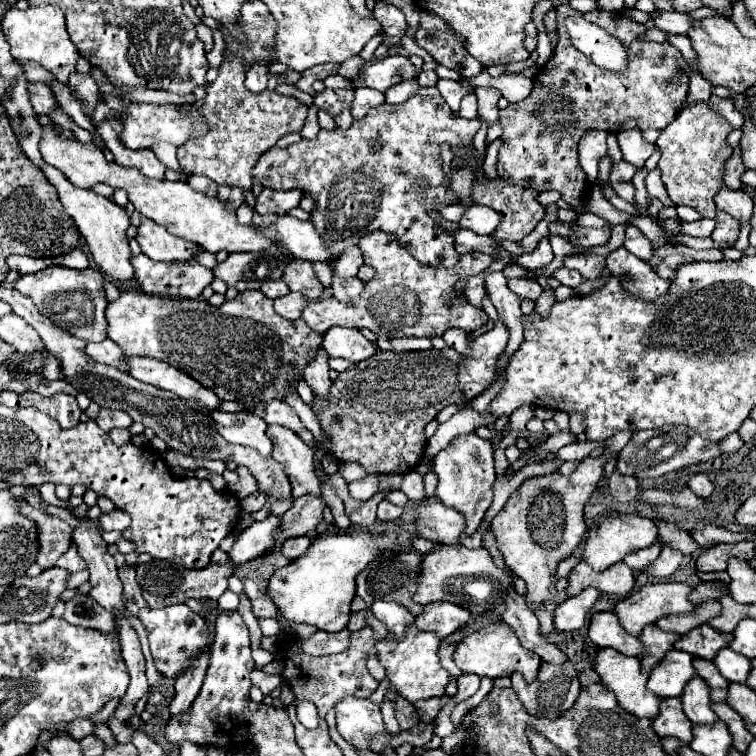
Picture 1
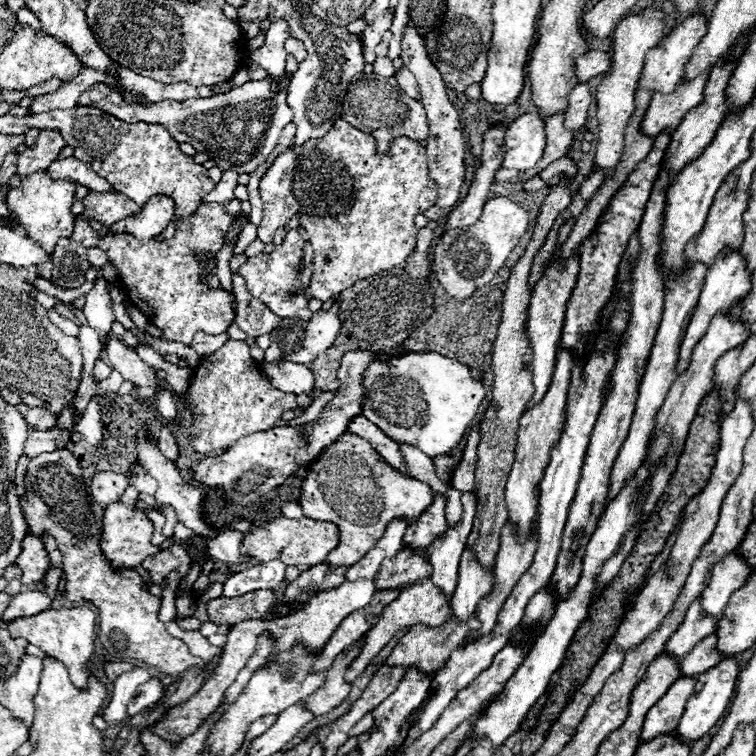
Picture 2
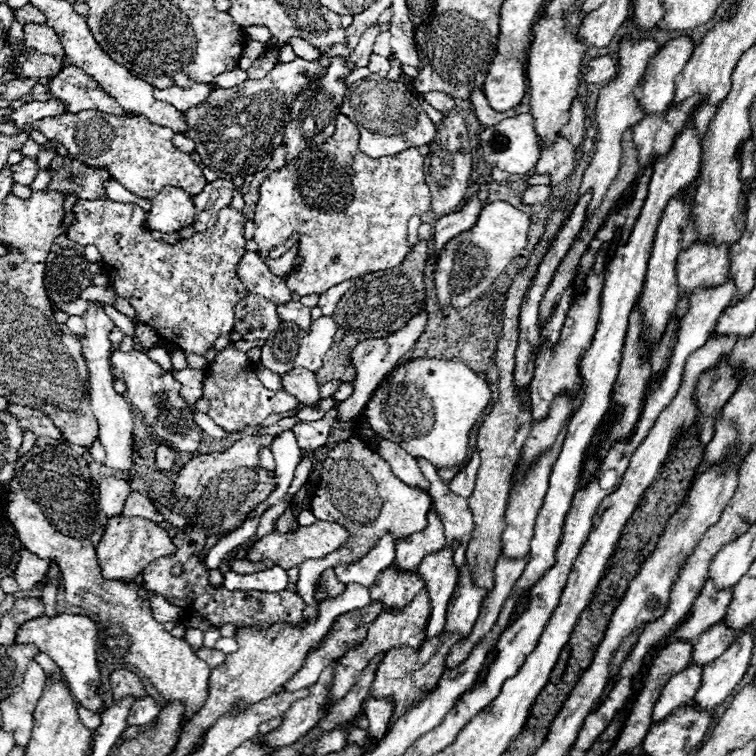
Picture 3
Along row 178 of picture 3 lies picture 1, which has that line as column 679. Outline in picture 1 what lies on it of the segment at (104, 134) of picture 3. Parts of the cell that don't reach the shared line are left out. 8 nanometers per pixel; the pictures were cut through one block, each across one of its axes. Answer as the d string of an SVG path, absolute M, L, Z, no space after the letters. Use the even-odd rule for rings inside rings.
M700 102L684 108L674 122L661 131L655 143L662 152L657 167L662 172L668 196L676 206L690 206L704 218L716 218L714 196L718 188L724 186L724 164L732 156L732 148L726 142L730 130L732 126L720 114L712 112L706 102Z

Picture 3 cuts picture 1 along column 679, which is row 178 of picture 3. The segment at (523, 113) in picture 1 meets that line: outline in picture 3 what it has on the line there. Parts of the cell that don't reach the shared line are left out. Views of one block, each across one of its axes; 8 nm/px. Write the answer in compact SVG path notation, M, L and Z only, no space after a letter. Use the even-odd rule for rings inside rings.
M70 154L56 156L48 168L52 174L48 190L62 192L64 196L72 194L78 200L104 200L106 198L104 182L112 178L106 168L84 166Z

